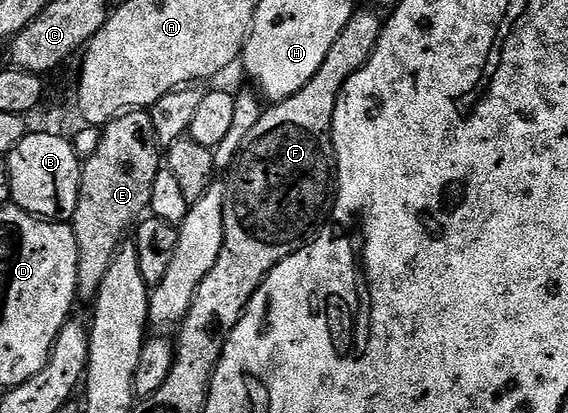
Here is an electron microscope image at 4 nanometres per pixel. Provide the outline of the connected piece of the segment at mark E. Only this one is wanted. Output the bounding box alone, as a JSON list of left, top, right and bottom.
[70,110,162,301]

